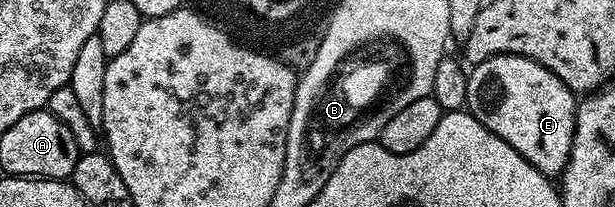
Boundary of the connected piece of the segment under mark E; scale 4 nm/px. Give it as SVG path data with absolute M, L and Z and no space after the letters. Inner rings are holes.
M503 53L471 66L466 87L467 112L491 133L506 139L549 179L564 172L574 143L577 94L532 57Z

